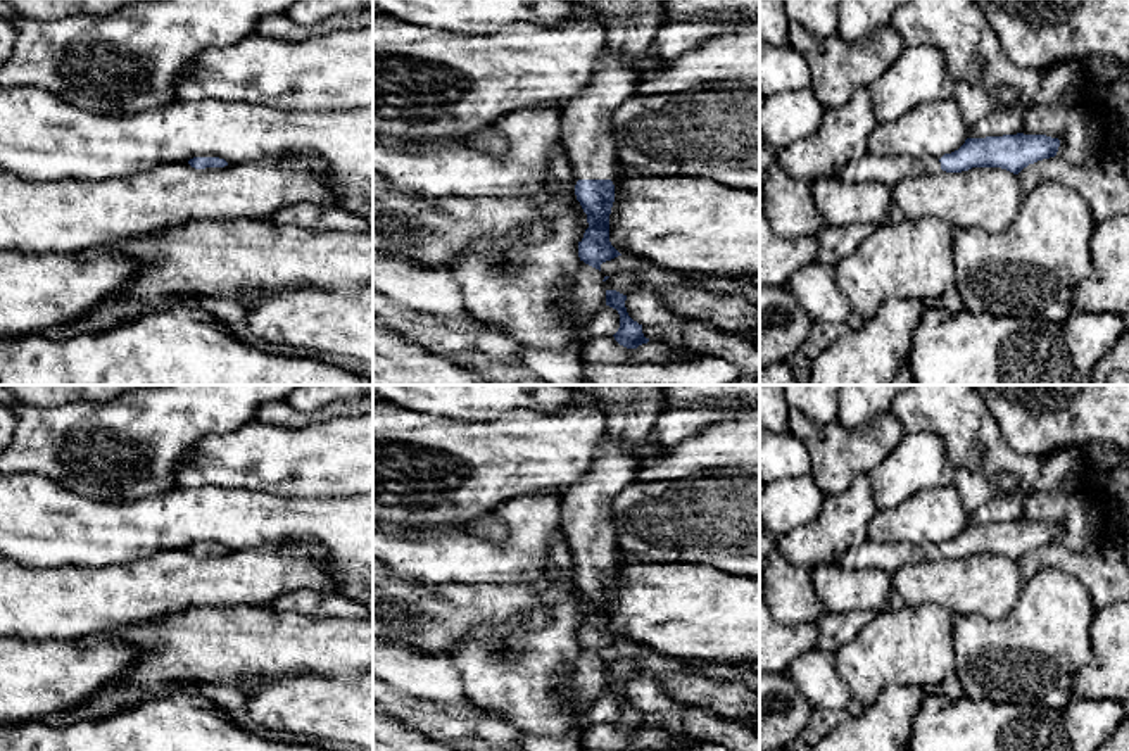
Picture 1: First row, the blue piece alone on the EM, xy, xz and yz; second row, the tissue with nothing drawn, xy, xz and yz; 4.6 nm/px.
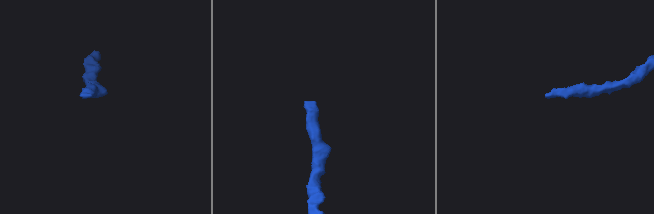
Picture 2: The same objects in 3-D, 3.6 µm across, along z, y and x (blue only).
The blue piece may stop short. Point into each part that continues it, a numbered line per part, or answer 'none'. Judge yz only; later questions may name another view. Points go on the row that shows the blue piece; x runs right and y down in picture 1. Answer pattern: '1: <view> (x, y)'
1: yz (888, 171)

